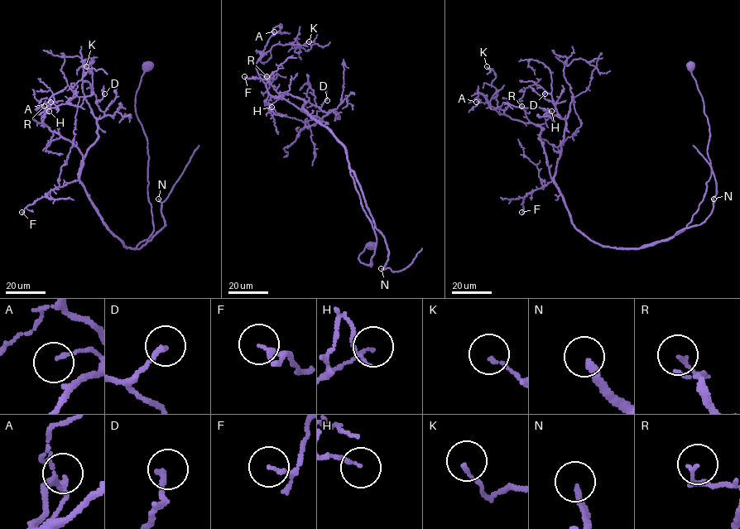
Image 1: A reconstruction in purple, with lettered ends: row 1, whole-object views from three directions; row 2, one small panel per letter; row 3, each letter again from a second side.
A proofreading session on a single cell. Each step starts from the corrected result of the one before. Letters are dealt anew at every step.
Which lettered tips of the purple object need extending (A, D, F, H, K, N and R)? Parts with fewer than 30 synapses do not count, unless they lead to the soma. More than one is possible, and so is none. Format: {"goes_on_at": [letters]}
{"goes_on_at": ["N"]}

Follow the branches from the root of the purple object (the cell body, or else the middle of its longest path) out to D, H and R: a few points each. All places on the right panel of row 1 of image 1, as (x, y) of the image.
D: (692, 64), (711, 176), (684, 230), (637, 248), (595, 243), (572, 223), (554, 180), (566, 121), (545, 93)
H: (692, 64), (709, 126), (711, 175), (692, 220), (665, 239), (613, 248), (575, 228), (539, 139), (551, 111)
R: (692, 64), (711, 176), (684, 230), (637, 248), (599, 245), (575, 228), (541, 128), (521, 106)

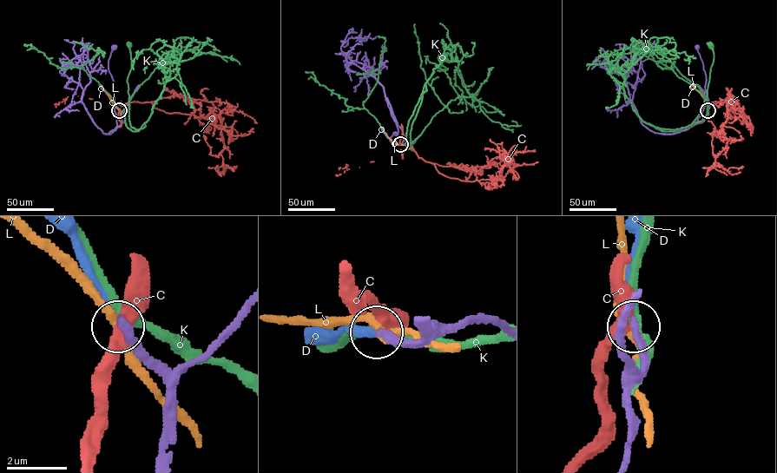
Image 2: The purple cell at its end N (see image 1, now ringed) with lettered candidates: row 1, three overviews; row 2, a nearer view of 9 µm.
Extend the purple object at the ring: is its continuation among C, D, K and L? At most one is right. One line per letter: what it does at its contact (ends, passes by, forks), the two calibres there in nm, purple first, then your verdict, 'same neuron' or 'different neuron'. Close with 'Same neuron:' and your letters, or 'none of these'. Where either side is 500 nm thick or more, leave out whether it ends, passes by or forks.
C: it passes by; calibres 280 and 420 nm; different neuron
D: it ends; calibres 280 and 240 nm; same neuron
K: it passes by; calibres 280 and 280 nm; different neuron
L: it passes by; calibres 340 and 280 nm; different neuron
Same neuron: D

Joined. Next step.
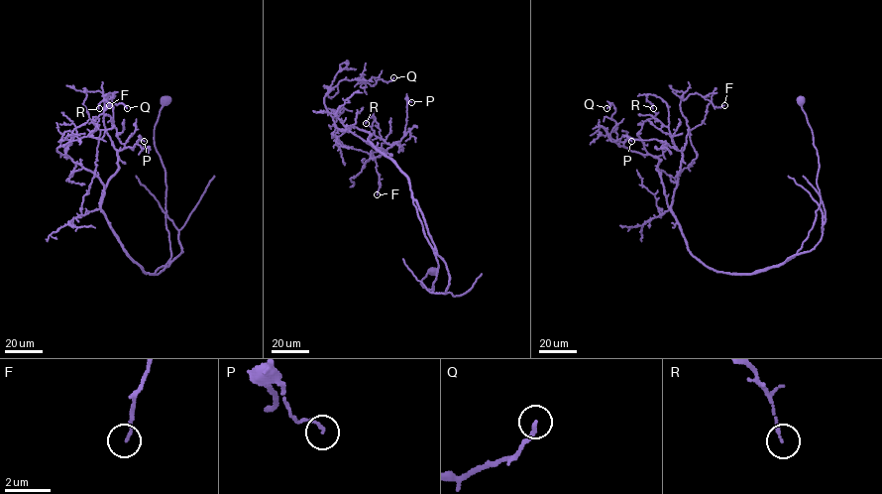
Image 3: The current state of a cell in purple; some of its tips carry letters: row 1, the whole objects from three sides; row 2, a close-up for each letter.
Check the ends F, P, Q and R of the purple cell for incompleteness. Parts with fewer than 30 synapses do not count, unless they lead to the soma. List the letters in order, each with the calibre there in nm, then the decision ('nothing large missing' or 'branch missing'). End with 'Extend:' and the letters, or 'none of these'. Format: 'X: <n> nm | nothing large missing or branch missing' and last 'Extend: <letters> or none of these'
F: 130 nm | nothing large missing
P: 120 nm | nothing large missing
Q: 160 nm | nothing large missing
R: 110 nm | nothing large missing
Extend: none of these

